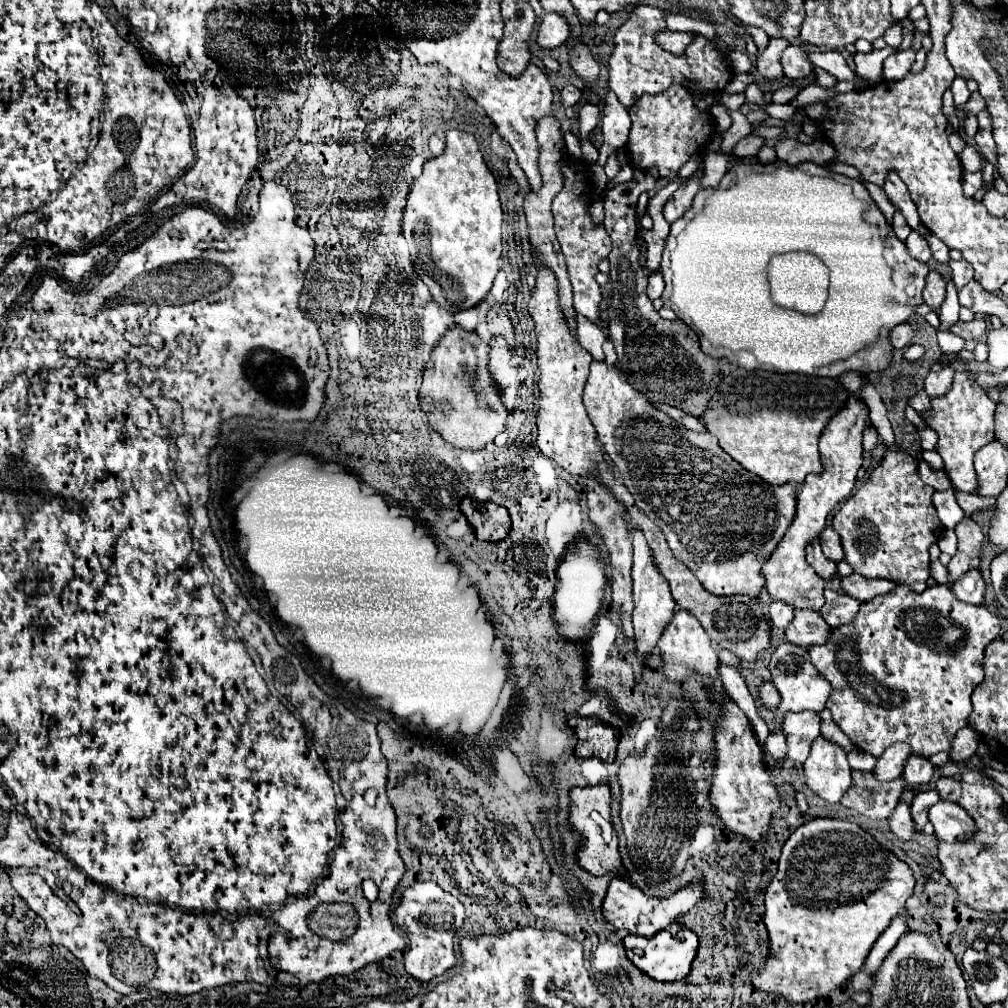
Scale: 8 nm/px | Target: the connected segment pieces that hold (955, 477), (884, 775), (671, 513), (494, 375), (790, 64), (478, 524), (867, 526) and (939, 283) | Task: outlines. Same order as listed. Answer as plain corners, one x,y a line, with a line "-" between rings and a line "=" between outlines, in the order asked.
954,372
954,380
950,390
944,396
932,396
930,398
930,410
926,414
920,414
928,428
932,428
938,434
936,452
942,456
946,464
946,474
952,484
958,490
974,494
978,488
976,484
976,472
974,472
974,454
996,440
994,434
994,408
996,404
988,398
988,394
982,390
982,386
972,378
970,372
=
894,744
890,746
878,760
876,760
876,766
872,770
872,774
880,780
880,782
890,782
894,778
900,776
902,768
904,768
904,762
910,758
908,754
908,744
=
594,360
582,402
604,450
616,464
624,486
634,496
636,506
662,530
672,554
688,566
704,590
716,596
744,594
758,598
764,586
760,568
772,556
796,514
796,488
792,484
772,486
762,482
762,478
756,478
756,474
744,470
732,456
720,450
716,436
708,432
690,432
670,420
622,378
618,366
606,366
606,362
=
494,338
490,344
490,354
488,354
488,374
496,382
500,390
500,398
506,410
512,410
514,404
518,402
518,388
520,382
516,380
516,368
510,366
512,350
506,346
504,338
=
788,46
780,58
782,62
782,70
784,70
784,76
788,80
800,80
800,78
806,78
812,74
814,66
810,64
806,52
802,46
=
462,498
460,512
474,528
478,540
500,542
510,532
510,516
506,508
494,502
478,502
476,498
=
894,448
886,450
882,462
878,464
878,468
874,468
866,484
856,494
852,494
832,518
832,528
840,534
842,540
844,560
852,566
852,570
864,578
888,578
896,584
906,584
912,592
924,592
930,578
928,546
934,544
944,530
942,522
936,516
932,494
932,486
920,480
916,462
908,452
=
938,272
928,274
922,298
924,298
924,304
928,304
930,310
940,316
940,306
942,306
944,298
946,298
946,280

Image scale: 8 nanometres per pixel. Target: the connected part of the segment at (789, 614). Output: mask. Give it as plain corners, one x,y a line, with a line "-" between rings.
772,602
768,606
768,618
774,628
786,628
794,618
794,608
784,602

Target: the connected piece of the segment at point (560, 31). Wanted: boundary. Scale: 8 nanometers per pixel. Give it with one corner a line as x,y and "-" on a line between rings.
544,14
538,26
536,44
546,50
554,50
568,40
568,24
560,14

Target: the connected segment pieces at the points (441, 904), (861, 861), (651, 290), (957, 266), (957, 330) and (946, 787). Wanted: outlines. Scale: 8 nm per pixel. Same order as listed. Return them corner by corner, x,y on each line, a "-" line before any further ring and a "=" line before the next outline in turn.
414,882
408,886
402,892
400,904
394,908
392,922
406,932
404,968
412,978
428,982
456,964
452,946
454,936
464,922
464,906
450,892
444,892
436,882
=
812,820
786,840
778,860
778,872
764,892
764,924
768,930
770,952
766,962
754,970
752,984
768,994
782,996
786,1002
800,1004
828,996
856,974
876,938
888,928
890,920
904,912
906,900
914,890
912,870
892,852
882,848
872,834
846,820
=
661,272
654,273
648,278
647,295
651,301
661,297
664,290
664,280
=
950,259
949,266
952,268
952,280
954,280
956,288
966,286
974,278
974,270
966,260
954,261
=
972,320
972,322
956,322
950,326
950,332
964,338
964,340
978,340
978,336
986,334
986,320
=
951,776
932,782
930,786
939,793
942,801
957,802
960,799
961,782

